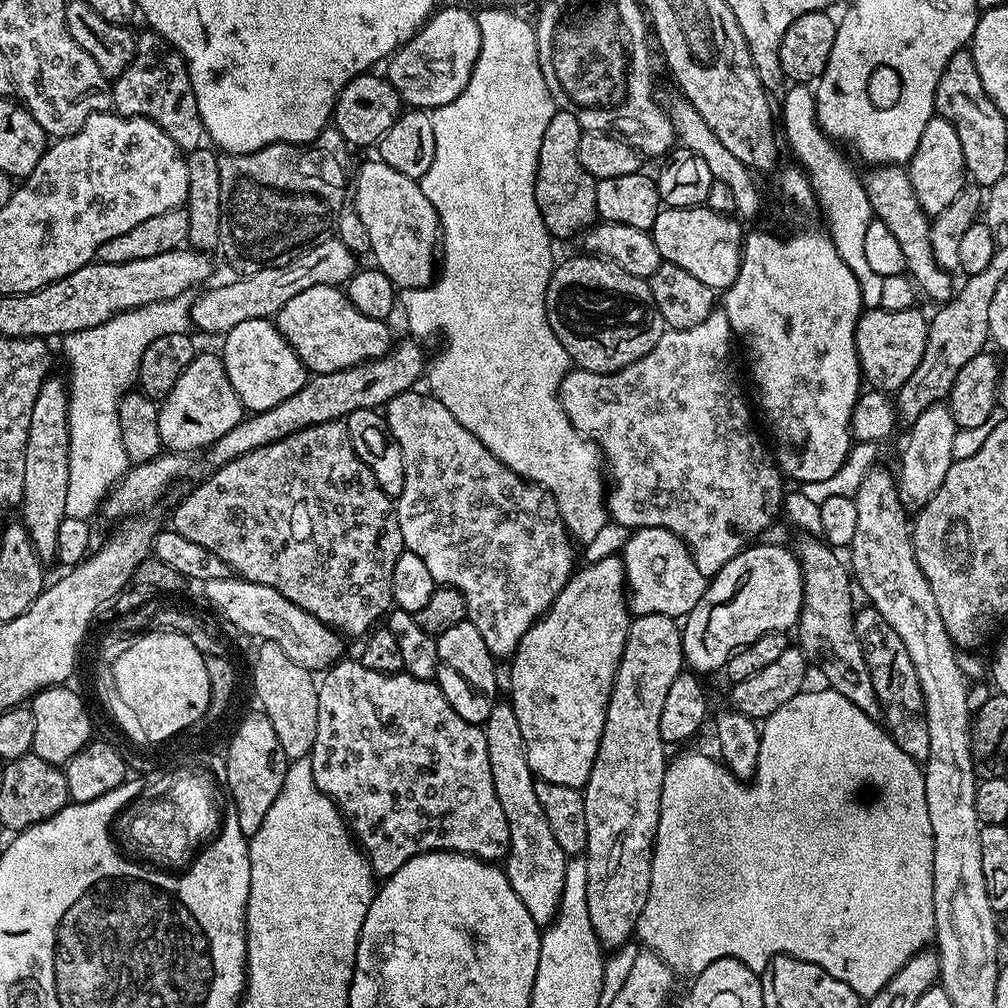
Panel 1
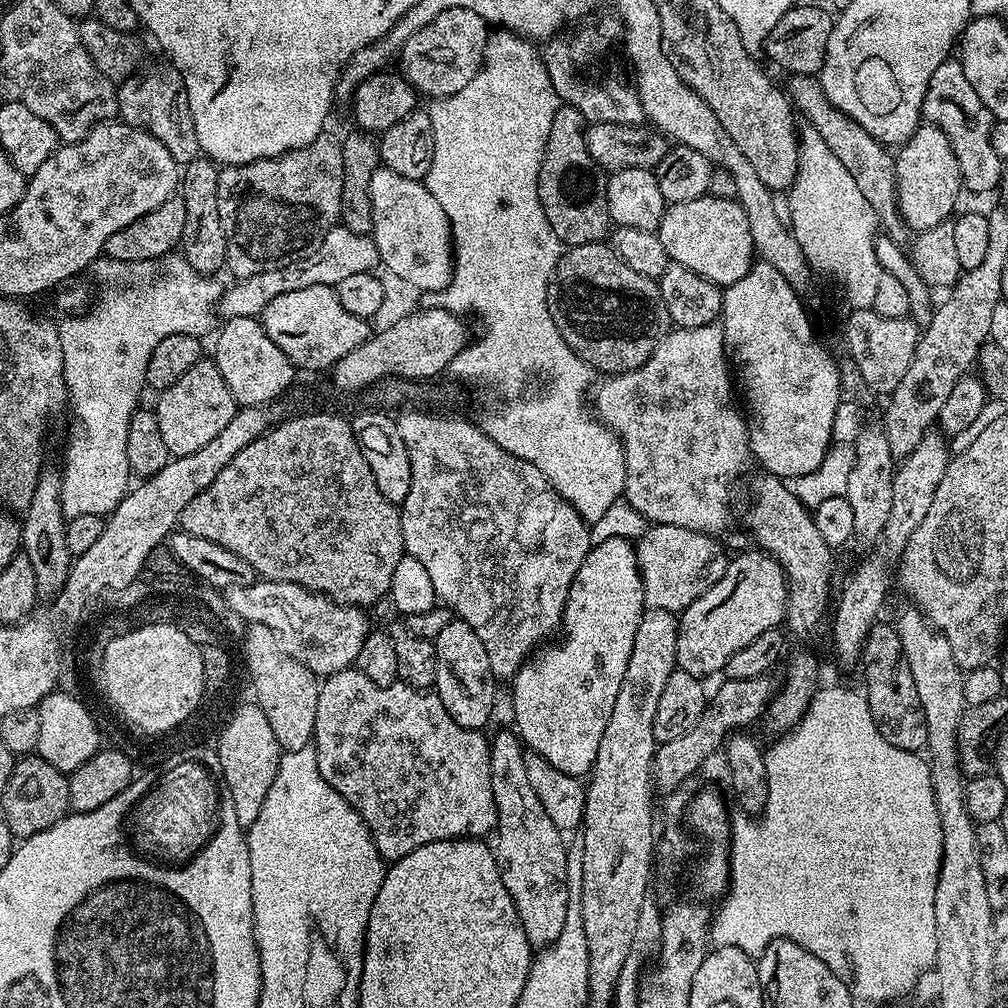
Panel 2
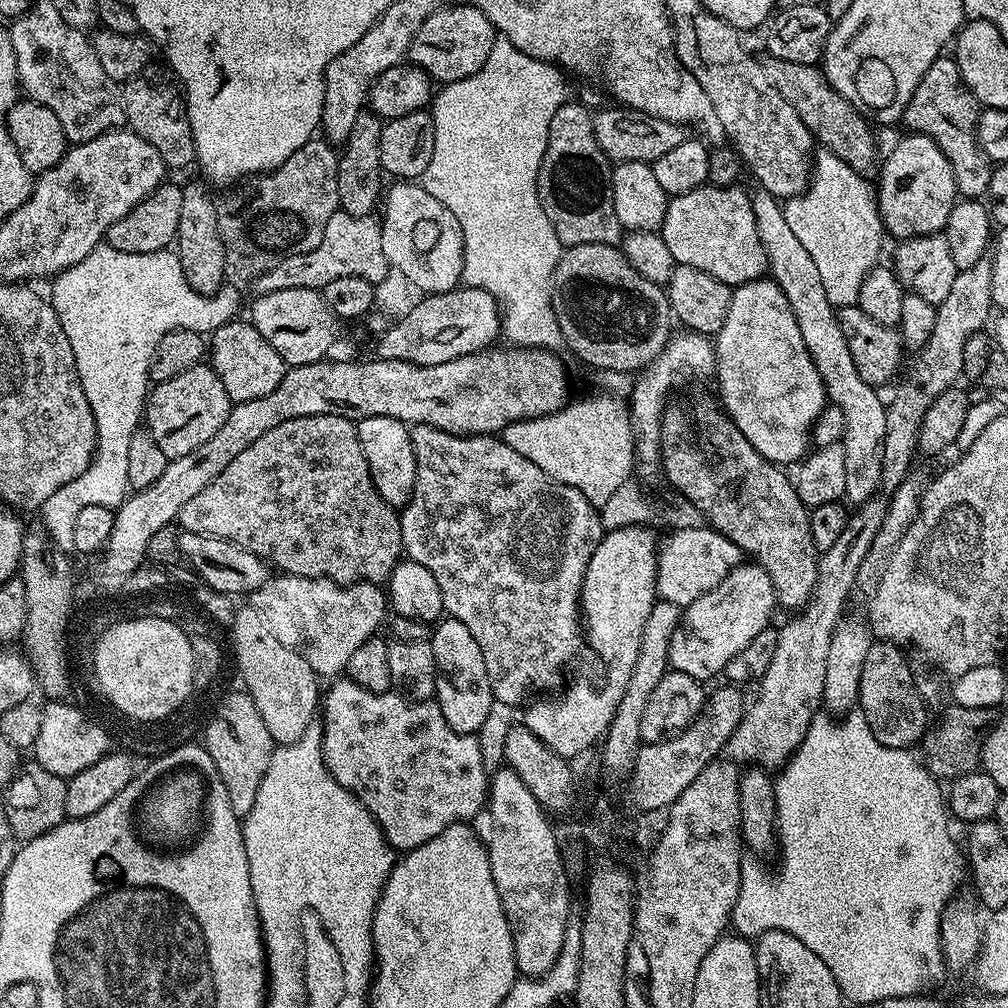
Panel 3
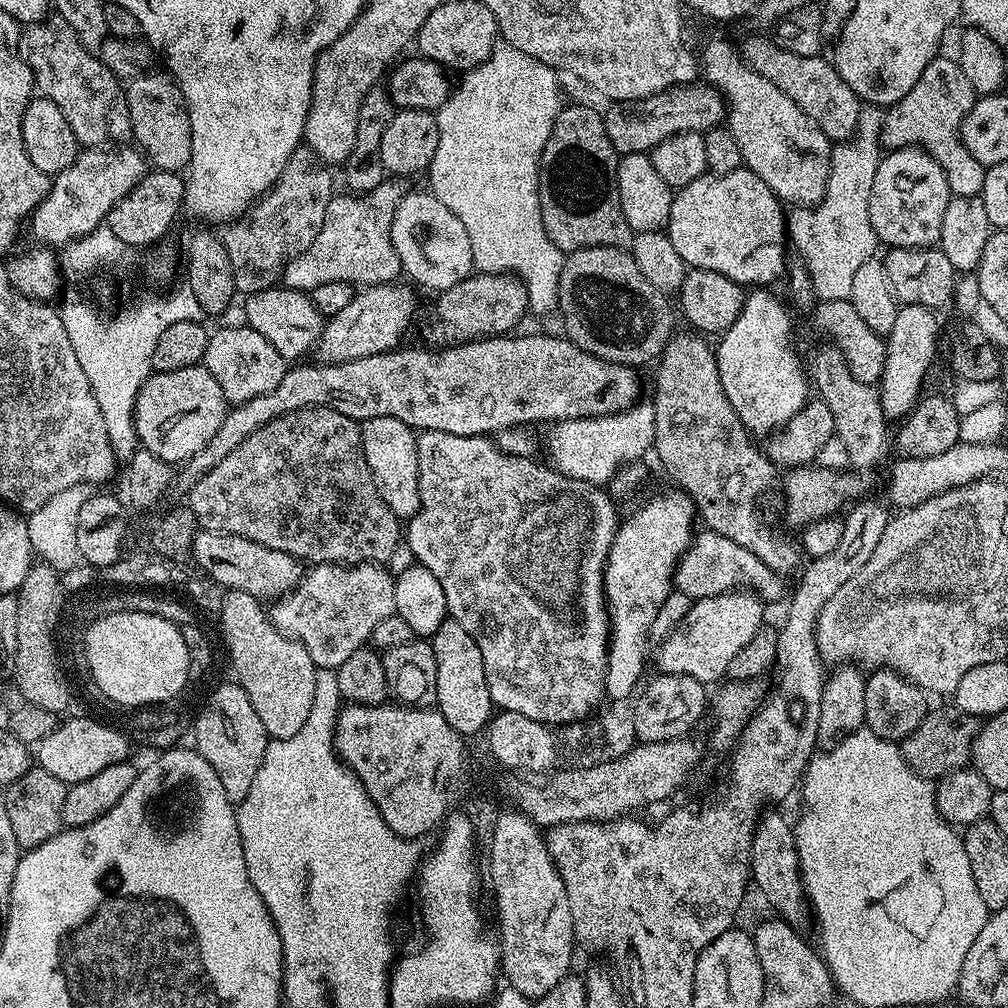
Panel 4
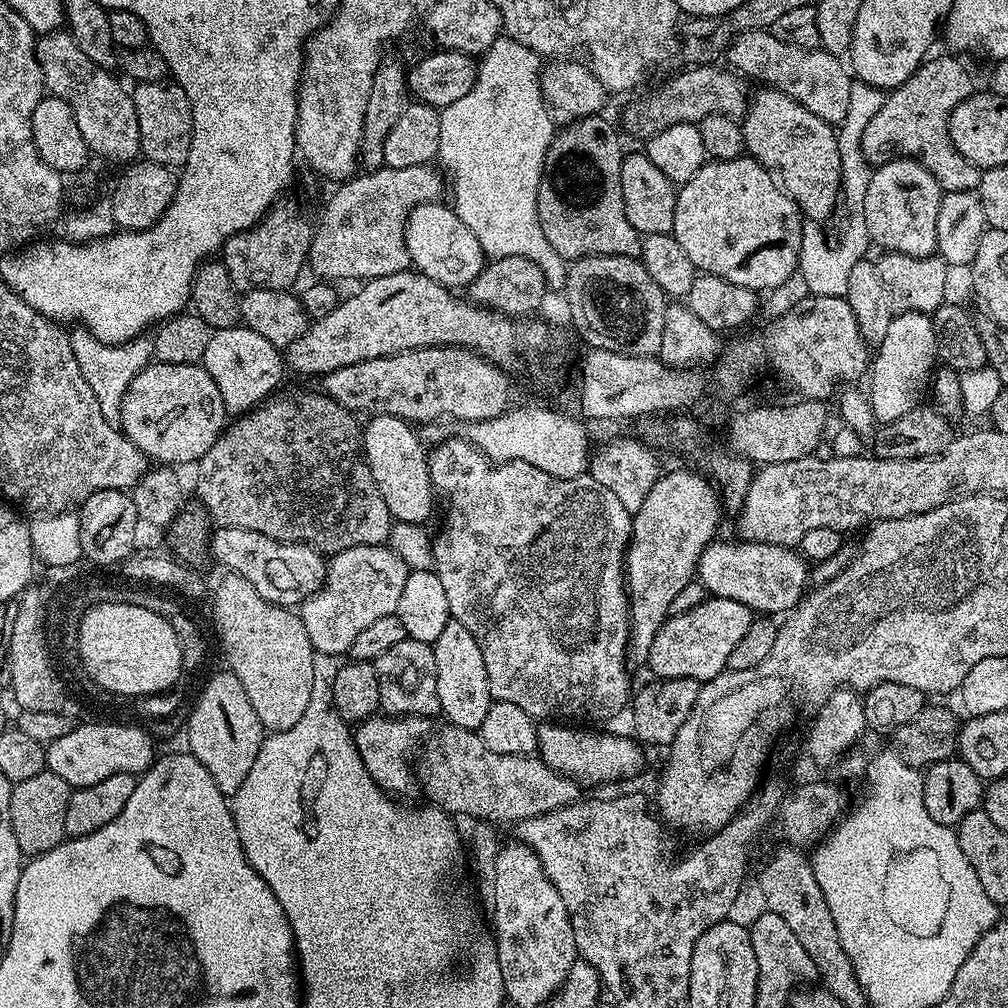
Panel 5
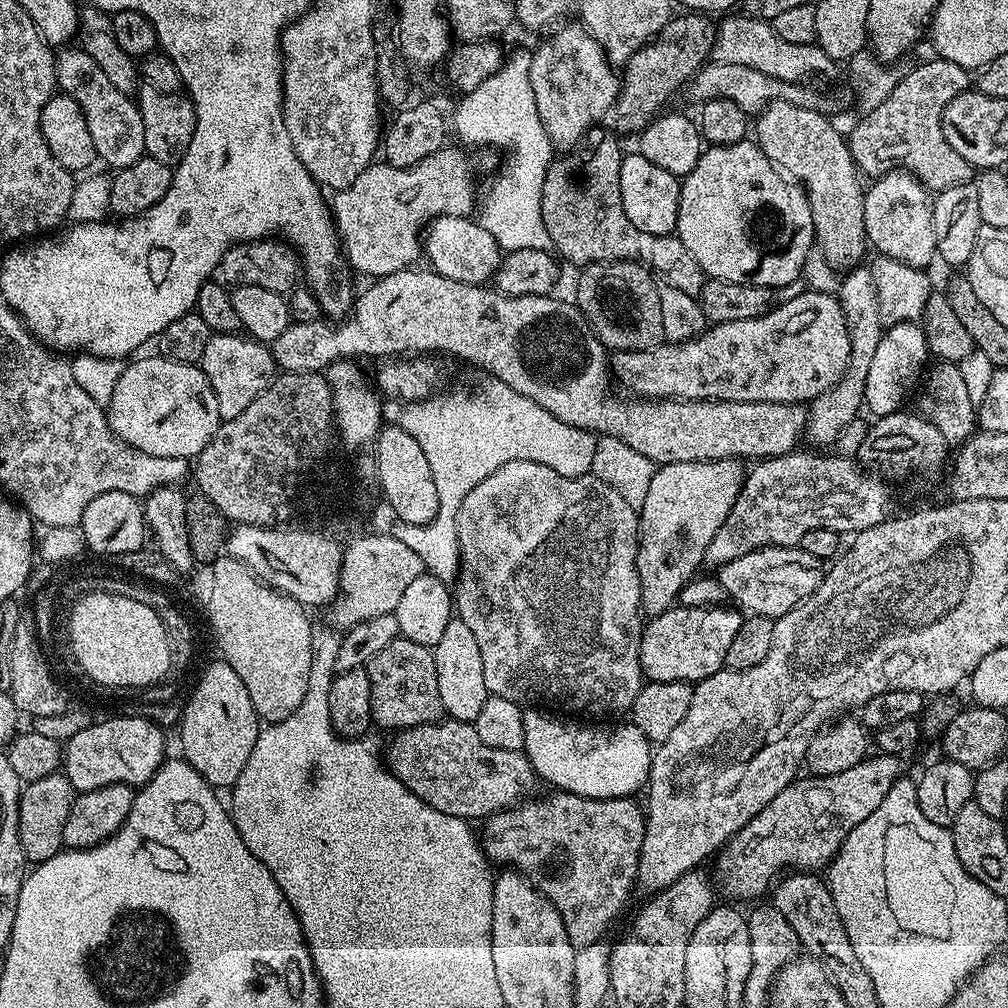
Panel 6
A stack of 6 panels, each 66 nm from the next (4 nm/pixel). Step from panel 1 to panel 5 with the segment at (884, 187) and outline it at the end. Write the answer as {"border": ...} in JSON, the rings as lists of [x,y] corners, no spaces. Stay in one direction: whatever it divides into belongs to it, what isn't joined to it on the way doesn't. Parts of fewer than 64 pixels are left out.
{"border":[[[756,28],[753,32],[742,33],[728,45],[726,60],[749,81],[761,80],[761,85],[785,92],[806,110],[810,110],[810,114],[830,125],[839,126],[846,118],[846,110],[850,110],[853,77],[841,57],[832,56],[821,47],[790,46],[790,42],[782,42],[782,38],[774,38],[771,30]]]}

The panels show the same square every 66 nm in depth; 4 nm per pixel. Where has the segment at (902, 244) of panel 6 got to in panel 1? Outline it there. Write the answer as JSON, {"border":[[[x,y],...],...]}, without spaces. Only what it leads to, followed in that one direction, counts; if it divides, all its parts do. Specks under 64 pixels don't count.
{"border":[[[933,115],[932,120],[926,122],[926,130],[922,130],[922,138],[918,138],[918,150],[914,150],[906,171],[922,210],[930,218],[942,214],[942,210],[960,196],[966,187],[962,142],[958,142],[958,134],[950,121]]]}

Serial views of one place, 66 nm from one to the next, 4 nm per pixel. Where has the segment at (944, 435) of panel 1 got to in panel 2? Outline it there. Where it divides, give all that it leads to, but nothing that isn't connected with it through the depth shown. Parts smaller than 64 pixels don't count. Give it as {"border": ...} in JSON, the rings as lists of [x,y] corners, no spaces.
{"border":[[[929,430],[927,433],[925,433],[922,440],[918,442],[918,446],[914,446],[914,450],[911,452],[911,454],[906,457],[903,457],[903,459],[901,459],[899,463],[897,463],[896,470],[892,474],[892,489],[890,490],[890,518],[886,518],[886,526],[882,530],[882,534],[876,537],[876,539],[871,543],[871,546],[869,548],[872,548],[872,549],[869,550],[868,557],[866,557],[865,560],[862,561],[861,564],[858,565],[857,568],[853,570],[852,577],[850,577],[849,580],[846,581],[844,584],[844,589],[842,589],[841,592],[839,589],[838,599],[835,601],[834,611],[831,613],[831,616],[830,616],[830,624],[832,620],[832,648],[834,651],[836,651],[836,656],[838,659],[841,660],[842,663],[852,664],[855,662],[855,660],[857,663],[857,661],[861,659],[862,649],[864,647],[864,640],[865,638],[868,637],[868,632],[872,628],[873,624],[877,623],[879,616],[876,616],[876,615],[878,615],[879,612],[882,611],[884,608],[884,598],[888,594],[888,586],[890,584],[890,580],[889,580],[890,572],[888,568],[892,567],[893,569],[897,565],[897,563],[899,563],[900,555],[902,555],[906,550],[906,546],[910,542],[910,538],[914,534],[914,530],[918,530],[918,526],[922,526],[922,518],[926,518],[926,514],[929,512],[930,506],[934,502],[934,490],[938,490],[938,482],[942,482],[942,474],[946,474],[946,466],[948,465],[949,459],[950,459],[950,448],[949,448],[949,445],[946,443],[945,437],[941,435],[939,431]]]}

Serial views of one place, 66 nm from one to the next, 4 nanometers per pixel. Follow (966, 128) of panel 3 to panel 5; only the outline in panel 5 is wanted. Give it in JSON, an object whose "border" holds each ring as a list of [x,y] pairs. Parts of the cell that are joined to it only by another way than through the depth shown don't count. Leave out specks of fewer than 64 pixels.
{"border":[[[935,56],[925,59],[904,84],[885,95],[882,110],[874,114],[866,134],[862,134],[864,157],[873,166],[905,158],[917,160],[934,174],[944,192],[974,192],[979,189],[982,170],[954,150],[948,133],[950,114],[974,91],[972,76],[962,61],[952,56]]]}

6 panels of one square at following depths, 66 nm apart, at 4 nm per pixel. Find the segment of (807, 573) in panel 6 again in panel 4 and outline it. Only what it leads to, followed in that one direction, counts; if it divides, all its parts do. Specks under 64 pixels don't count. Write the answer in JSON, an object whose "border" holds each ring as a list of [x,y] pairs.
{"border":[[[700,530],[692,537],[692,543],[684,551],[684,556],[676,567],[675,591],[689,596],[694,602],[704,596],[717,596],[723,592],[736,589],[751,590],[765,602],[785,599],[785,577],[779,576],[762,558],[758,558],[750,550],[738,546],[738,542],[730,542],[730,538],[722,538],[722,534]]]}

